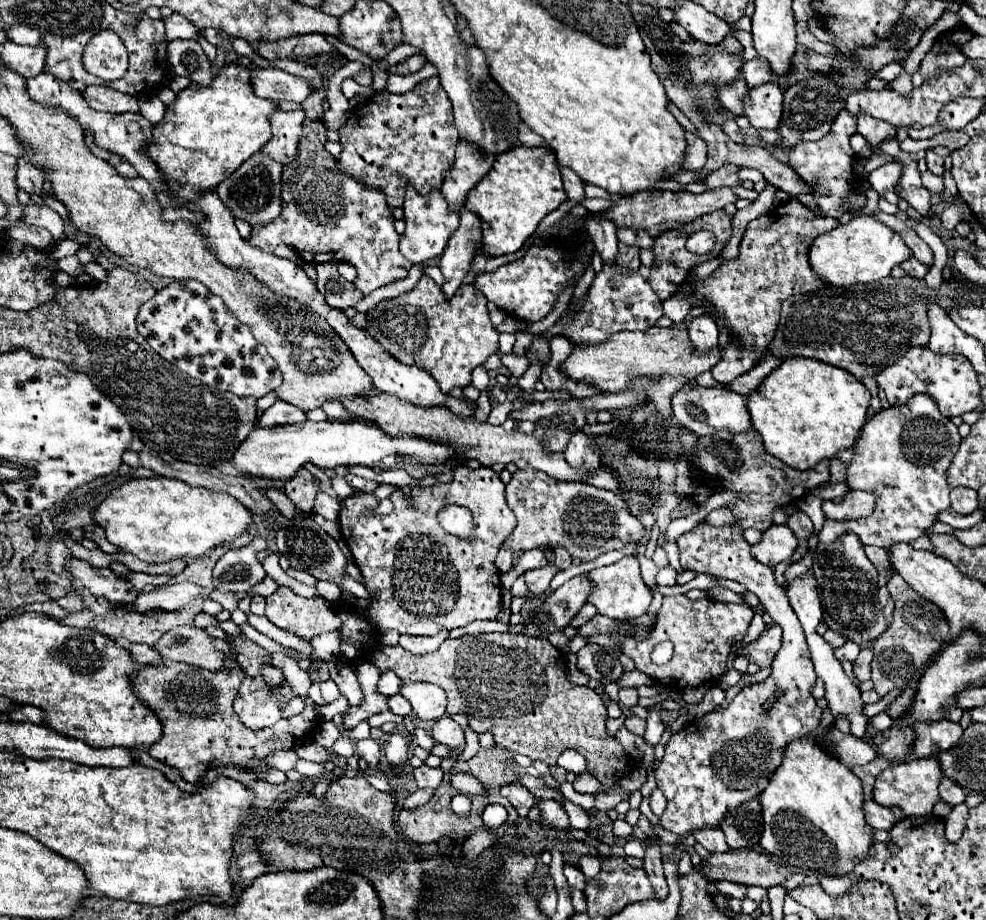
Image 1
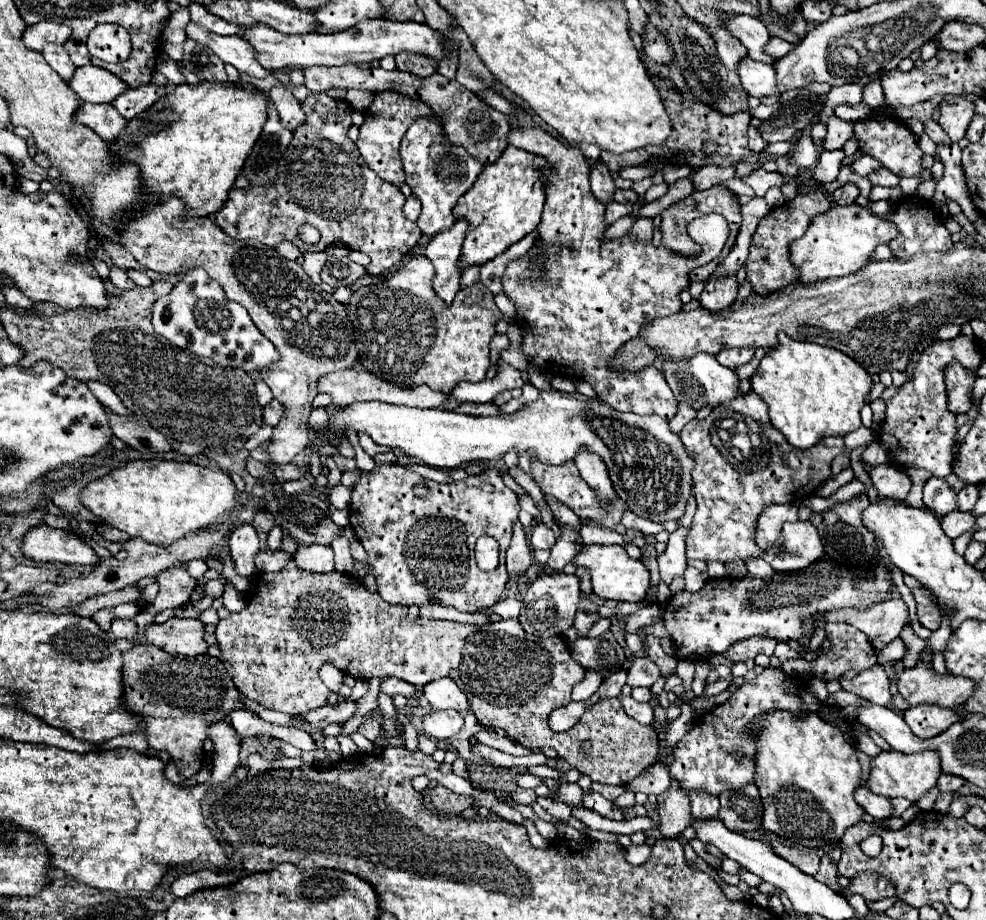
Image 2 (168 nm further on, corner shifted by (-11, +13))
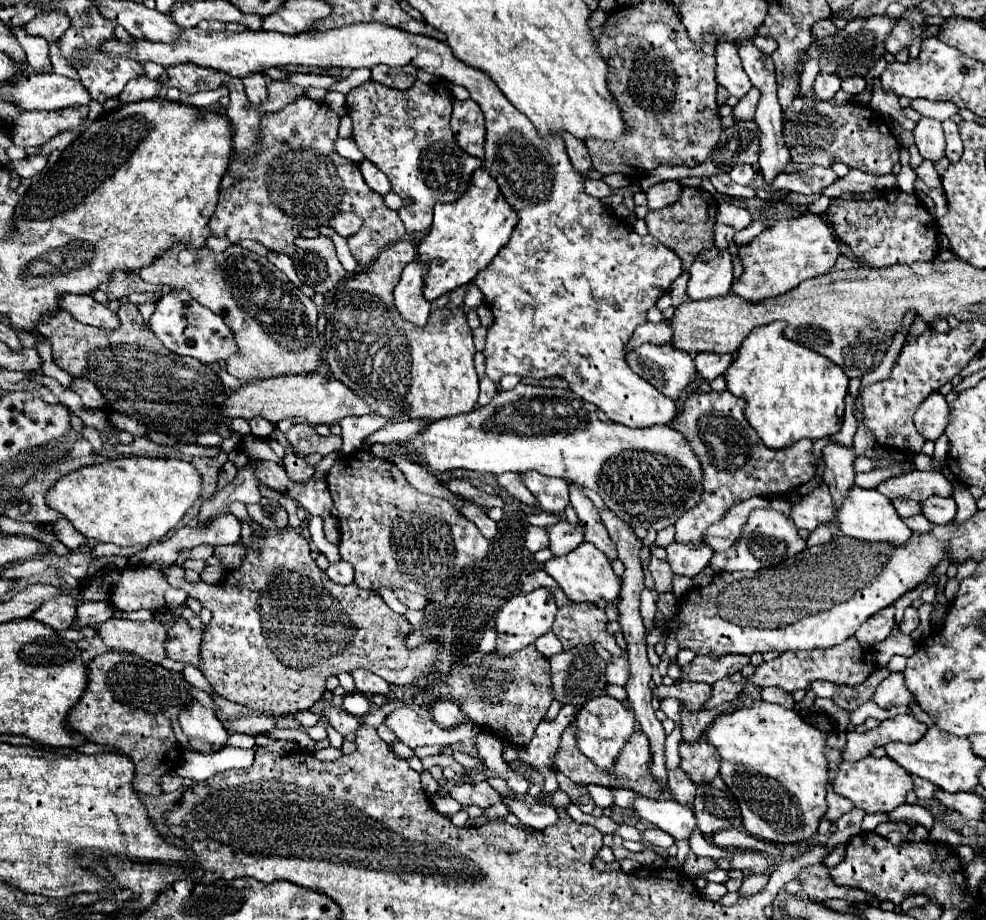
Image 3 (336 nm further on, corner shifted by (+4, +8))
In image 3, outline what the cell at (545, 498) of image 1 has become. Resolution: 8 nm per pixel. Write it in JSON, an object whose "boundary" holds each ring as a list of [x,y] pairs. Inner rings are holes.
{"boundary":[[[523,473],[525,487],[535,495],[541,507],[549,513],[561,513],[569,503],[569,487],[565,479],[541,477],[541,473]]]}

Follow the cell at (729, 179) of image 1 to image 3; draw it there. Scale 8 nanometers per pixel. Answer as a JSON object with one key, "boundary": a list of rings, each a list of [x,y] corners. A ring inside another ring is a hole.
{"boundary":[[[661,181],[645,193],[647,207],[649,209],[663,209],[665,205],[671,205],[673,201],[677,201],[679,193],[681,193],[681,185],[677,181]]]}

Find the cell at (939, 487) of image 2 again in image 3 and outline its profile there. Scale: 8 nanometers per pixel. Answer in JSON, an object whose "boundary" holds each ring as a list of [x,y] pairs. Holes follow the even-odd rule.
{"boundary":[[[899,497],[899,499],[893,499],[891,503],[893,503],[895,511],[897,511],[901,517],[911,517],[911,515],[921,513],[921,505],[919,505],[917,501],[909,501],[909,499]]]}

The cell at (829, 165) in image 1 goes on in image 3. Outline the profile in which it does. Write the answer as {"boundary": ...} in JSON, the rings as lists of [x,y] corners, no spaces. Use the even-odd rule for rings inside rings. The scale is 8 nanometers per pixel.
{"boundary":[[[819,73],[817,79],[815,79],[815,87],[813,91],[817,93],[819,99],[827,101],[827,99],[833,99],[835,93],[841,89],[841,79],[837,75],[831,75],[831,73]]]}

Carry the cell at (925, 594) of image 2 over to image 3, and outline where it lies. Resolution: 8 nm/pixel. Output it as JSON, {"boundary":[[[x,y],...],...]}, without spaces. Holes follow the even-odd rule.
{"boundary":[[[907,607],[907,609],[905,609],[905,615],[903,615],[903,621],[901,621],[901,625],[899,625],[899,629],[901,629],[903,633],[909,635],[911,631],[917,629],[917,625],[919,625],[919,613],[917,613],[917,609]]]}

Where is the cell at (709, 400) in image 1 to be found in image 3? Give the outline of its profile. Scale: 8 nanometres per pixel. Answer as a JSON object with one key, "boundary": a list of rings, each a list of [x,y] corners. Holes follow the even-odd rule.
{"boundary":[[[643,343],[641,347],[629,351],[625,355],[627,365],[649,381],[657,385],[667,397],[679,399],[681,393],[697,379],[697,371],[689,353],[675,349],[673,345],[653,345]]]}

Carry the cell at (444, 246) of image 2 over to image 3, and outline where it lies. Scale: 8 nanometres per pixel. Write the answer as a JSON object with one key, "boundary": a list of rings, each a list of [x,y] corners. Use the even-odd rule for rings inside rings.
{"boundary":[[[415,259],[403,269],[401,279],[393,289],[395,311],[415,327],[425,327],[429,317],[429,301],[421,297],[423,275],[425,275],[425,265],[421,265]]]}

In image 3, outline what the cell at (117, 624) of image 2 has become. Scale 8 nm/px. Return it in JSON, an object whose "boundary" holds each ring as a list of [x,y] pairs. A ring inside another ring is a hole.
{"boundary":[[[97,601],[97,603],[81,603],[77,605],[77,617],[81,625],[93,625],[107,621],[113,615],[111,601]]]}

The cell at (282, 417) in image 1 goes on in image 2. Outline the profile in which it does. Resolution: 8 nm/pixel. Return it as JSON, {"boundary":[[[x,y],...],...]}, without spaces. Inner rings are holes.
{"boundary":[[[272,400],[268,406],[264,406],[264,422],[270,426],[276,426],[284,416],[284,406],[278,400]]]}

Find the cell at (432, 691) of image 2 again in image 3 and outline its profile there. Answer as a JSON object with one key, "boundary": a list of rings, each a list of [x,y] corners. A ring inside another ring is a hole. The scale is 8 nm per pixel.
{"boundary":[[[437,701],[433,705],[433,721],[441,727],[455,727],[465,721],[465,713],[453,701]]]}

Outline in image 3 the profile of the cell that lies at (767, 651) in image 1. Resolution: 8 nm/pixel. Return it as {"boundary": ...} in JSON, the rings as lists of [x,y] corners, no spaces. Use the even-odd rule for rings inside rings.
{"boundary":[[[699,655],[689,665],[681,667],[679,681],[703,681],[713,685],[723,677],[731,677],[733,673],[739,673],[747,663],[749,663],[749,657],[745,655],[725,655],[717,659]]]}

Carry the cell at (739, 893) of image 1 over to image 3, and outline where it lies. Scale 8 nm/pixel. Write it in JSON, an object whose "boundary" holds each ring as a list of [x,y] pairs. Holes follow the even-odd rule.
{"boundary":[[[709,883],[709,885],[703,889],[703,897],[709,899],[709,901],[713,901],[713,903],[717,903],[725,893],[727,893],[725,885],[719,885],[719,883]]]}

